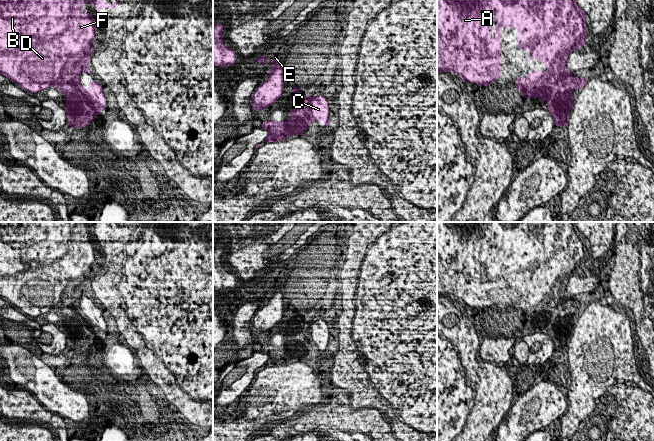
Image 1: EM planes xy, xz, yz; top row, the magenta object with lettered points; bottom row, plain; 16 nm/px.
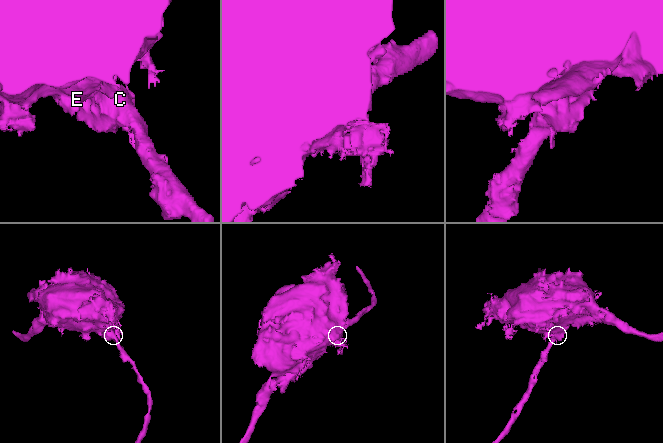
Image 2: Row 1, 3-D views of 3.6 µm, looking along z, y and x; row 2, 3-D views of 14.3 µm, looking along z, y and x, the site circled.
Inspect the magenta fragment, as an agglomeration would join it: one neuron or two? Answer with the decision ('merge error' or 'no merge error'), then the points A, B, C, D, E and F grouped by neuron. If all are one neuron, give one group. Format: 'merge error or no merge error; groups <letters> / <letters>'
merge error; groups A B D E F / C

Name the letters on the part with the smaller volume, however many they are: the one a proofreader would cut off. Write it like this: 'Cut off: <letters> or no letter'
Cut off: C

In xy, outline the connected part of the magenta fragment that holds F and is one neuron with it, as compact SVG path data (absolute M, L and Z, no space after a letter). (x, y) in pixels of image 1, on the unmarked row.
M0 222L0 298L4 298L12 305L18 307L24 314L30 317L37 317L49 312L53 309L59 313L59 316L64 317L66 322L71 317L78 316L82 310L80 307L80 298L85 295L89 298L89 287L92 279L92 273L94 270L95 262L95 245L90 237L83 235L83 228L88 226L98 232L97 239L101 239L100 234L104 232L119 232L119 222L116 222L117 226L111 227L109 230L104 226L104 222Z

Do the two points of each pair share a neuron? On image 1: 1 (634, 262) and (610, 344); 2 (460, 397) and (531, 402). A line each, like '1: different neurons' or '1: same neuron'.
1: different neurons
2: different neurons

